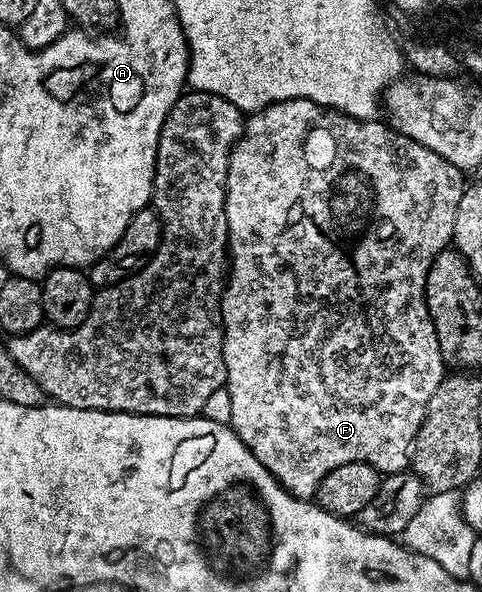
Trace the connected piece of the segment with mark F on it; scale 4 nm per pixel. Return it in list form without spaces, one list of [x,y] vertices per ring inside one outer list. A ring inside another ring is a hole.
[[[309,100],[278,102],[277,104],[271,104],[269,108],[264,108],[261,112],[251,113],[247,117],[244,133],[236,141],[236,145],[233,146],[228,159],[224,209],[226,210],[226,222],[228,223],[228,259],[230,267],[226,273],[224,294],[220,297],[220,323],[224,330],[224,365],[228,375],[226,387],[230,394],[230,418],[232,419],[230,427],[233,432],[238,434],[241,442],[252,451],[254,458],[258,458],[258,462],[262,462],[262,466],[266,466],[266,470],[270,470],[270,474],[274,474],[276,481],[291,496],[295,496],[297,500],[312,500],[322,482],[322,478],[326,478],[326,474],[330,474],[330,470],[334,470],[342,462],[345,464],[350,462],[373,464],[382,474],[405,471],[412,459],[412,444],[416,441],[418,430],[426,418],[426,406],[430,402],[430,394],[434,394],[434,390],[438,390],[438,386],[446,375],[442,350],[438,346],[438,334],[434,330],[434,322],[430,318],[426,306],[424,287],[426,286],[426,274],[430,270],[434,258],[439,252],[443,252],[445,248],[452,244],[454,218],[458,214],[458,202],[462,202],[462,194],[466,187],[465,173],[461,169],[454,167],[450,162],[446,162],[446,158],[434,154],[434,150],[414,142],[410,137],[402,135],[401,132],[396,131],[387,123],[384,123],[385,125],[380,123],[379,119],[355,120],[353,116],[348,116],[345,112],[335,108],[323,108],[321,104],[315,104]]]

